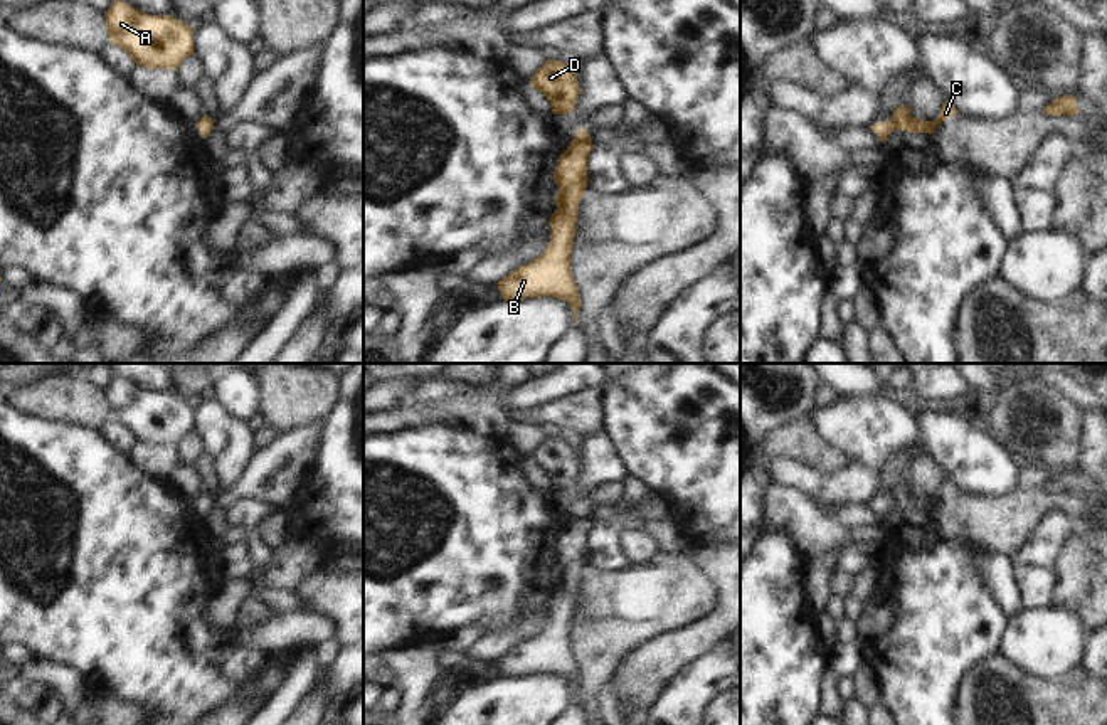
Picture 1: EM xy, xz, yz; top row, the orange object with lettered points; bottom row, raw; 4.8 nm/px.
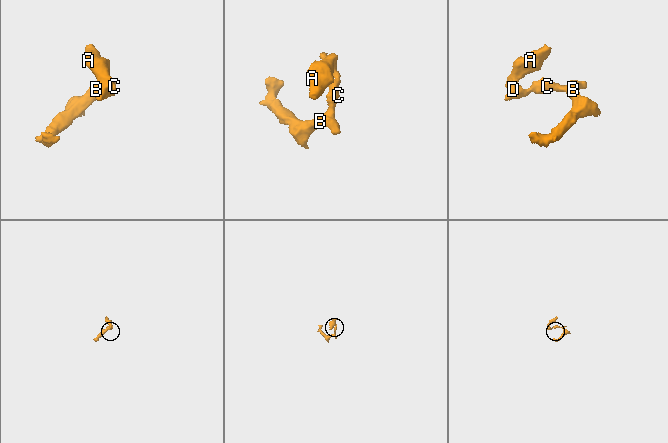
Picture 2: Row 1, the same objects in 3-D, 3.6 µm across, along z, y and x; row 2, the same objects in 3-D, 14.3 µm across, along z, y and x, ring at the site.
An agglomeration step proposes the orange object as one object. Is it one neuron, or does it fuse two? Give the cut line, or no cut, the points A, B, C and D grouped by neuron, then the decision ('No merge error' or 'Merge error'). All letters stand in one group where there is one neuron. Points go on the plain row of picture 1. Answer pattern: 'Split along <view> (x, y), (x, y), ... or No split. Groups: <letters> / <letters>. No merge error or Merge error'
Split along yz (890, 497), (894, 503). Groups: A D / B C. Merge error

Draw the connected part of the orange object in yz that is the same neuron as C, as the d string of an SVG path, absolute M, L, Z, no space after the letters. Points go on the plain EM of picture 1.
M947 476L942 481L940 491L934 498L922 498L919 495L910 493L910 486L907 483L898 483L890 498L895 506L898 508L907 508L907 510L929 510L934 511L935 505L945 498L947 495L957 491L957 486L954 481Z

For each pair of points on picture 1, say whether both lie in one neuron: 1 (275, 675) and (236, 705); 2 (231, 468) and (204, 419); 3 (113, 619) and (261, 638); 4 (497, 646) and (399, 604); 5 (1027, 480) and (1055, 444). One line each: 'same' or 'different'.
1: same
2: same
3: different
4: different
5: different

